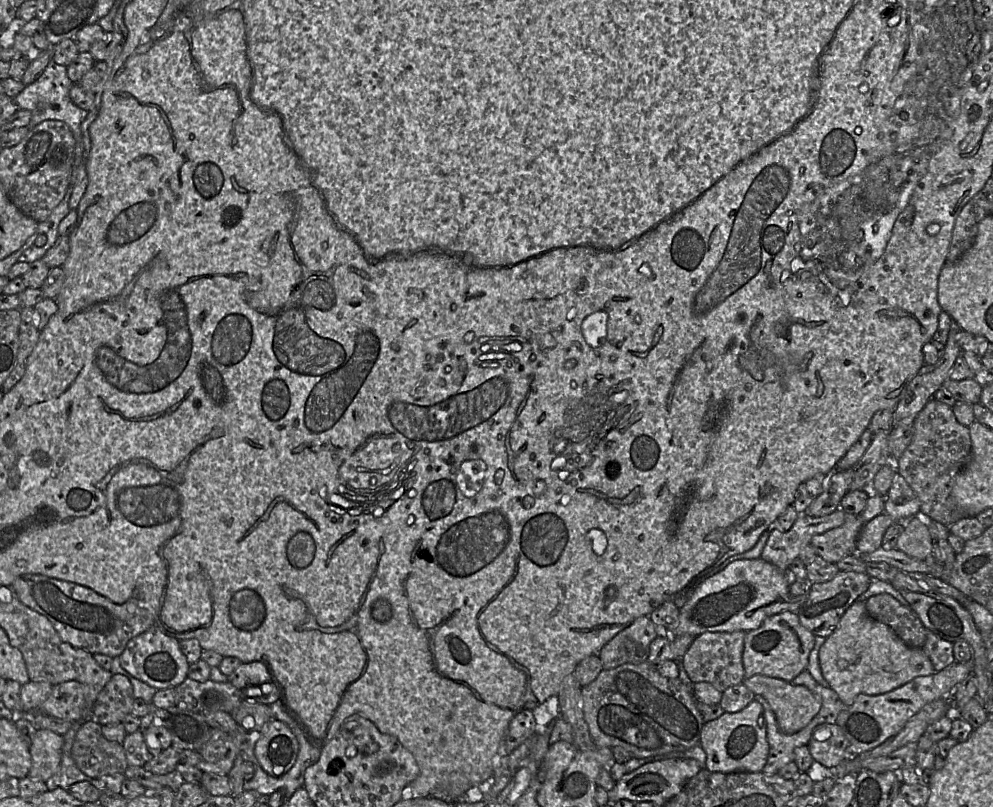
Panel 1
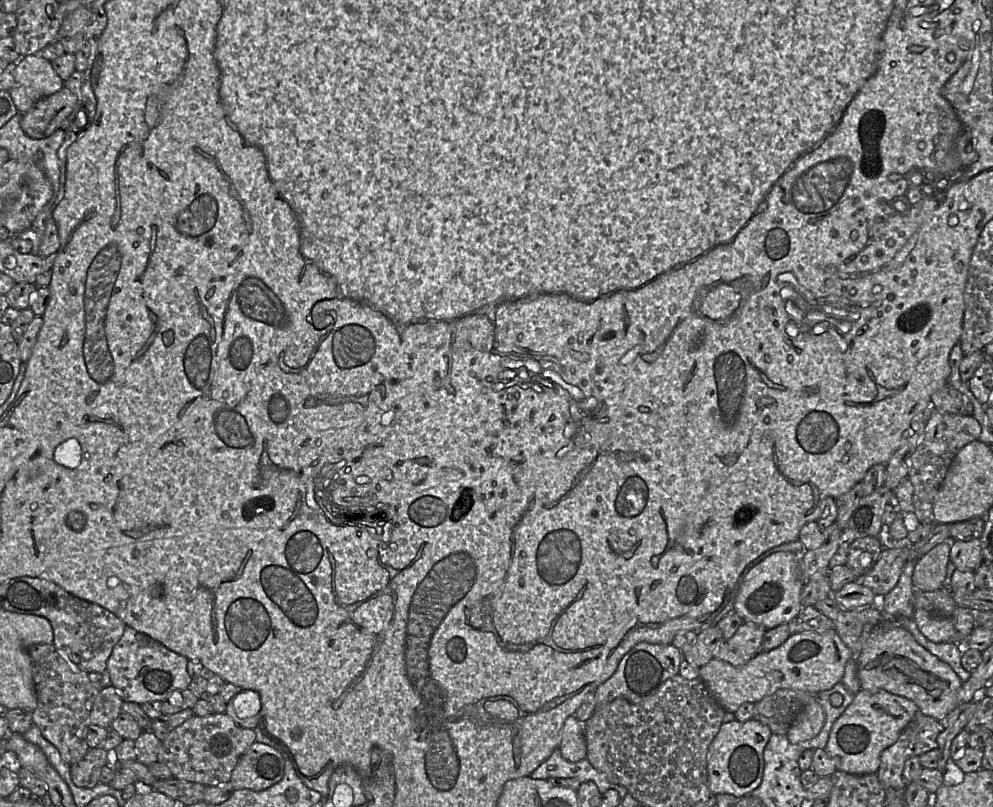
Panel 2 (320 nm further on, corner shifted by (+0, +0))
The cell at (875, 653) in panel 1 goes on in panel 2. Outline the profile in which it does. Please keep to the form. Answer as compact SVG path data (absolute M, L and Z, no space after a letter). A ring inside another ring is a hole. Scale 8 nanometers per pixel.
M884 624L873 628L857 661L861 689L885 690L912 700L925 715L943 721L958 706L962 681L949 664L921 646L904 627Z

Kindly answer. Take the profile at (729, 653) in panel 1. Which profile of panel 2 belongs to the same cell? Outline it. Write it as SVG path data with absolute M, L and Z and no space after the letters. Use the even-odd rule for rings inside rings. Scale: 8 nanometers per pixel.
M744 622L729 638L717 647L714 659L728 662L733 666L742 666L759 652L766 629L753 622Z

